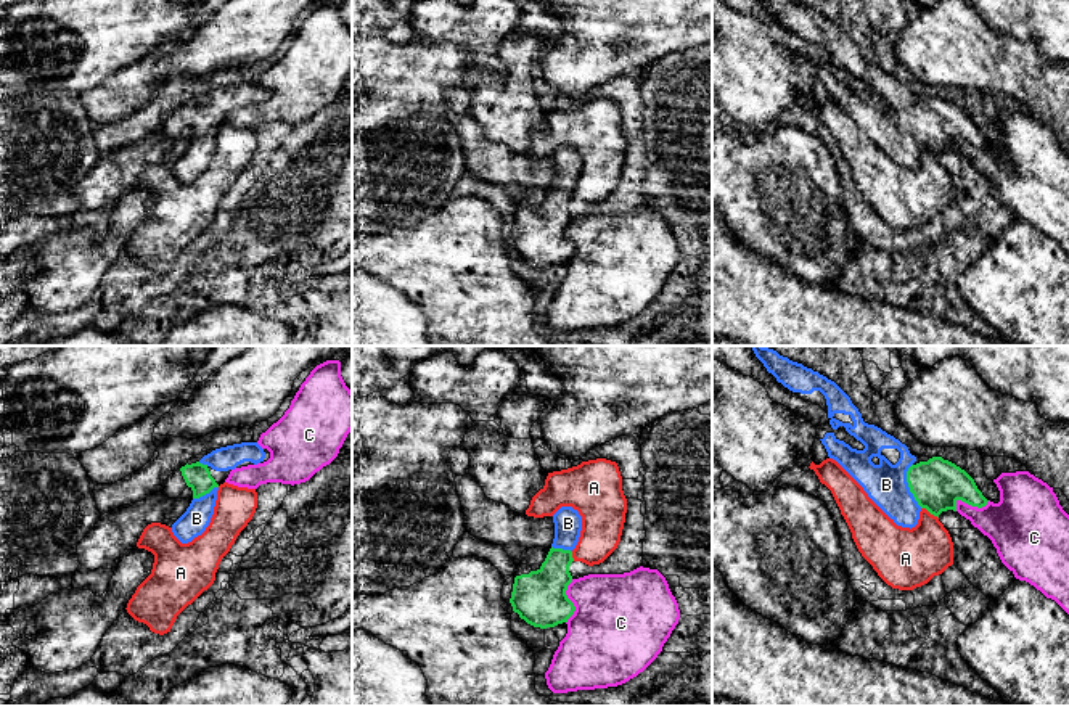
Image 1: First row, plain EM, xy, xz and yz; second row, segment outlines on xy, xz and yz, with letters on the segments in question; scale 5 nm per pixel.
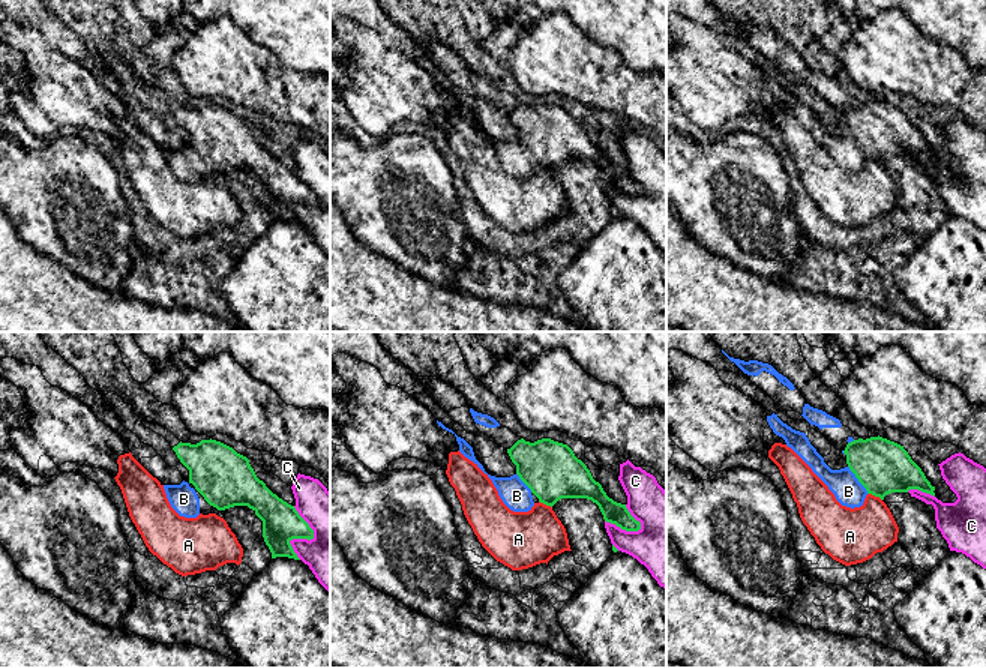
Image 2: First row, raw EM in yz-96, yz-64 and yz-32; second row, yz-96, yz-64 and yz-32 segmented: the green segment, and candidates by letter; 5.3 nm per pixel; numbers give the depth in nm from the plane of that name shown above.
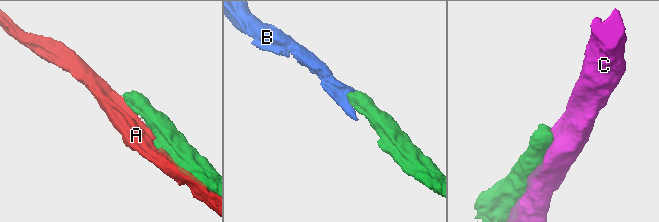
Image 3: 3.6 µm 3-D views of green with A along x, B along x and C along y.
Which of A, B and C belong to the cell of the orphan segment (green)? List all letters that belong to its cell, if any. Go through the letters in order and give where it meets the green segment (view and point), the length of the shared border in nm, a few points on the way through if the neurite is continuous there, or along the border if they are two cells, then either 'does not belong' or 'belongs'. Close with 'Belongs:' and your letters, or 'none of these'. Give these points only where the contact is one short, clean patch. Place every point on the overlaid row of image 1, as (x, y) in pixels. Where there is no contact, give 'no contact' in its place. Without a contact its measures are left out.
A: yz (929, 512) | 110 nm | does not belong
B: yz (909, 486) | 220 nm | across yz (936, 484), (909, 486), (886, 484) | belongs
C: yz (968, 504) | 180 nm | does not belong
Belongs: B

